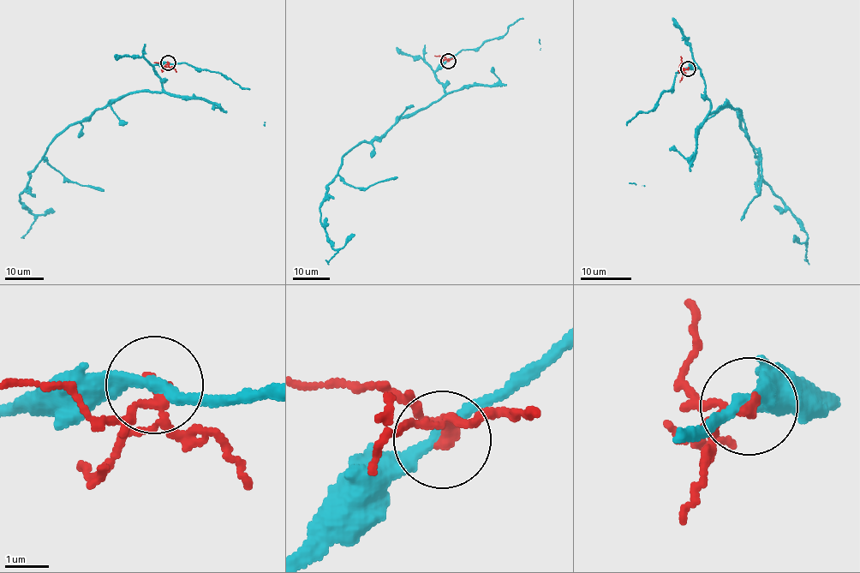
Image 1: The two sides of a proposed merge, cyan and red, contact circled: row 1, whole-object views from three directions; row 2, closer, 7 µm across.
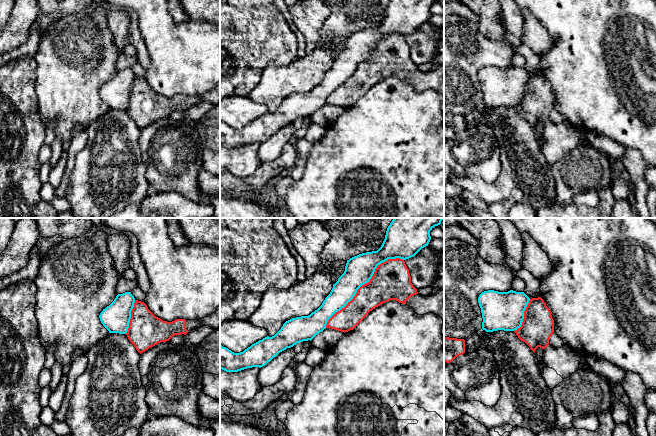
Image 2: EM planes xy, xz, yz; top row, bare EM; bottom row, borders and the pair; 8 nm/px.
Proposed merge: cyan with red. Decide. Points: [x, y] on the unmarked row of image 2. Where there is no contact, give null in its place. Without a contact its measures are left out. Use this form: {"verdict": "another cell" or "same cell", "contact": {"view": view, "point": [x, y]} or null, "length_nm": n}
{"verdict": "another cell", "contact": {"view": "xz", "point": [363, 60]}, "length_nm": 850}

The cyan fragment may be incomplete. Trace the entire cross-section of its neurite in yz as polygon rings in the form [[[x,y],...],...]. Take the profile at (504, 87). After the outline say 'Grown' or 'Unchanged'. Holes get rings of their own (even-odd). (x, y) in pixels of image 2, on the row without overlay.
[[[482,68],[478,73],[483,94],[482,105],[486,108],[517,106],[522,101],[529,77],[524,68]]]. Unchanged

